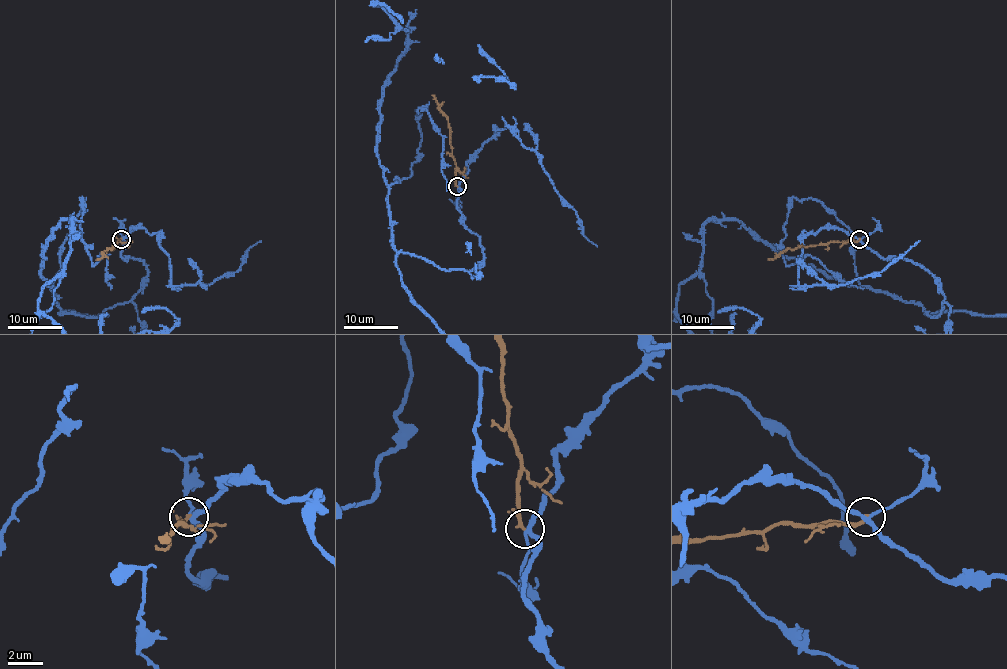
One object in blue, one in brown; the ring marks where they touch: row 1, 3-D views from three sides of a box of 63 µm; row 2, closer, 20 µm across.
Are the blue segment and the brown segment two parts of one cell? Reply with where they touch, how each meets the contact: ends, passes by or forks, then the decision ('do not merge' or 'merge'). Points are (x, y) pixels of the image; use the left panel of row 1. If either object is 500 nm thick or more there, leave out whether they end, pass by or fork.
at (121, 239); blue forks there; brown ends there; do not merge

